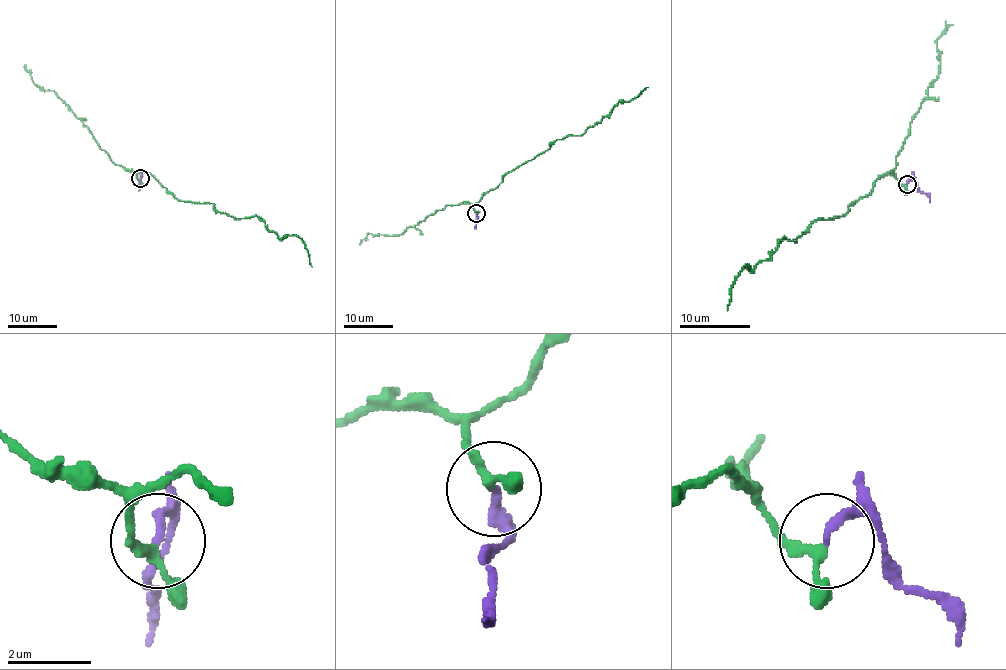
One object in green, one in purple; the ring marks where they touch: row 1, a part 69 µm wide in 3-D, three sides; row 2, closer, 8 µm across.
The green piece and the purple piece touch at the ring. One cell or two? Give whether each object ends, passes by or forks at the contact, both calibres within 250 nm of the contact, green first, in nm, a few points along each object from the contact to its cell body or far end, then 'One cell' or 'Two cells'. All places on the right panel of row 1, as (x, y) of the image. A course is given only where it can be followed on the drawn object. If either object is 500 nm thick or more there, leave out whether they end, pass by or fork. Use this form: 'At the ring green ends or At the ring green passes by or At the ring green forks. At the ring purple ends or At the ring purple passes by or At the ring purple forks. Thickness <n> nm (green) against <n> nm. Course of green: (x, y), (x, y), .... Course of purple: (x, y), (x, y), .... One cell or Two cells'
At the ring green passes by. At the ring purple ends. Thickness 180 nm (green) against 190 nm. Course of green: (906, 184), (887, 172), (843, 216), (816, 220), (797, 241), (784, 237), (752, 269), (745, 266), (727, 310). Course of purple: (906, 184), (913, 179), (929, 202). Two cells

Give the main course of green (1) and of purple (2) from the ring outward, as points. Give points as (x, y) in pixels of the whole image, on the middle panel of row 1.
1: (476, 212), (473, 206), (509, 171), (549, 149), (557, 139), (581, 135), (616, 104), (633, 100), (648, 87)
2: (476, 212), (474, 228)

